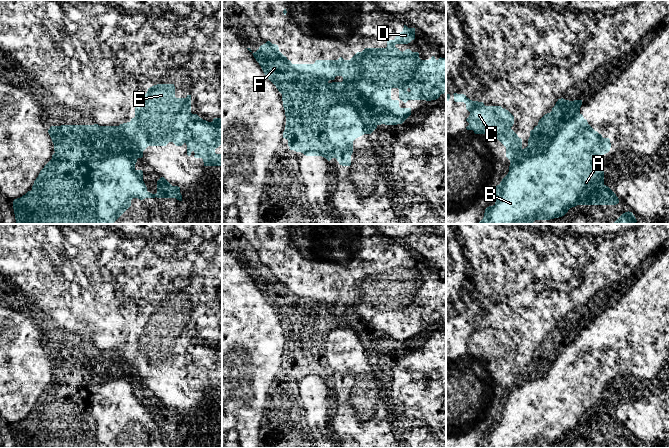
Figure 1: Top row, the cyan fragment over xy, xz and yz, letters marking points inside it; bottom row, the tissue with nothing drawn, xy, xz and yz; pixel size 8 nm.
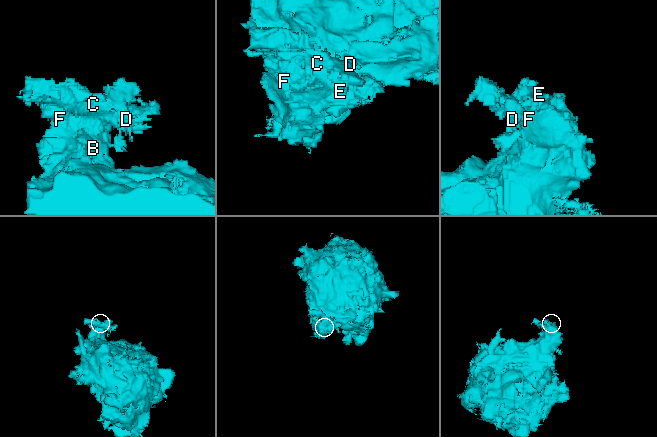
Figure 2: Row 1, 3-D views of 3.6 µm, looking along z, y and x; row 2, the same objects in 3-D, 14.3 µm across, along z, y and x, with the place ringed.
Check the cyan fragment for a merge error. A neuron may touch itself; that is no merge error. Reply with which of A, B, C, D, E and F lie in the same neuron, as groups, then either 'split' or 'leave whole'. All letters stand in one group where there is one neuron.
A B C D E F; leave whole

